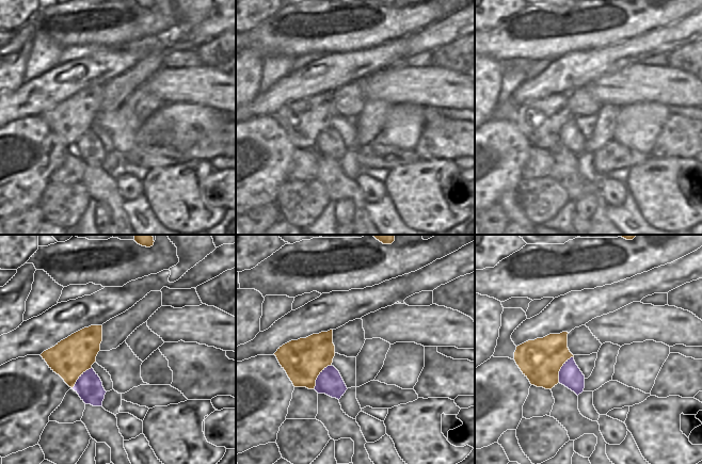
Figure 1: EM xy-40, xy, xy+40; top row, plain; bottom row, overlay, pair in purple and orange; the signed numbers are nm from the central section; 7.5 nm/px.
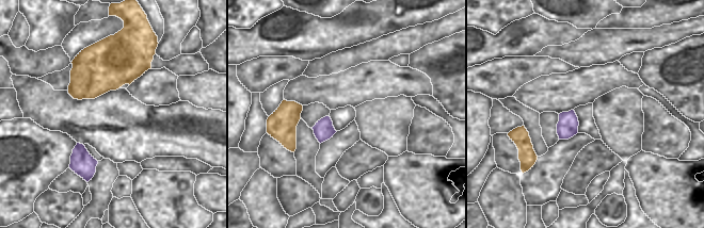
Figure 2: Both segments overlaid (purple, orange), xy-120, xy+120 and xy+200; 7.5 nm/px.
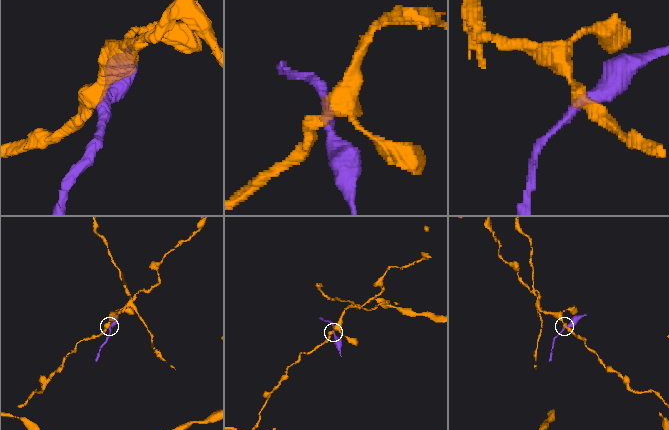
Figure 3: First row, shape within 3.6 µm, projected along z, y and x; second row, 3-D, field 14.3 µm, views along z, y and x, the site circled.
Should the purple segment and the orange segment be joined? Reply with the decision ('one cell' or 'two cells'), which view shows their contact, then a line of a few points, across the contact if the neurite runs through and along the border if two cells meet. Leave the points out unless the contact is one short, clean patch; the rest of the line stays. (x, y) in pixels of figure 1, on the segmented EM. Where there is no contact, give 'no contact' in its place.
two cells | xy+40 | xy+40 (573, 356), (561, 367), (558, 382)

